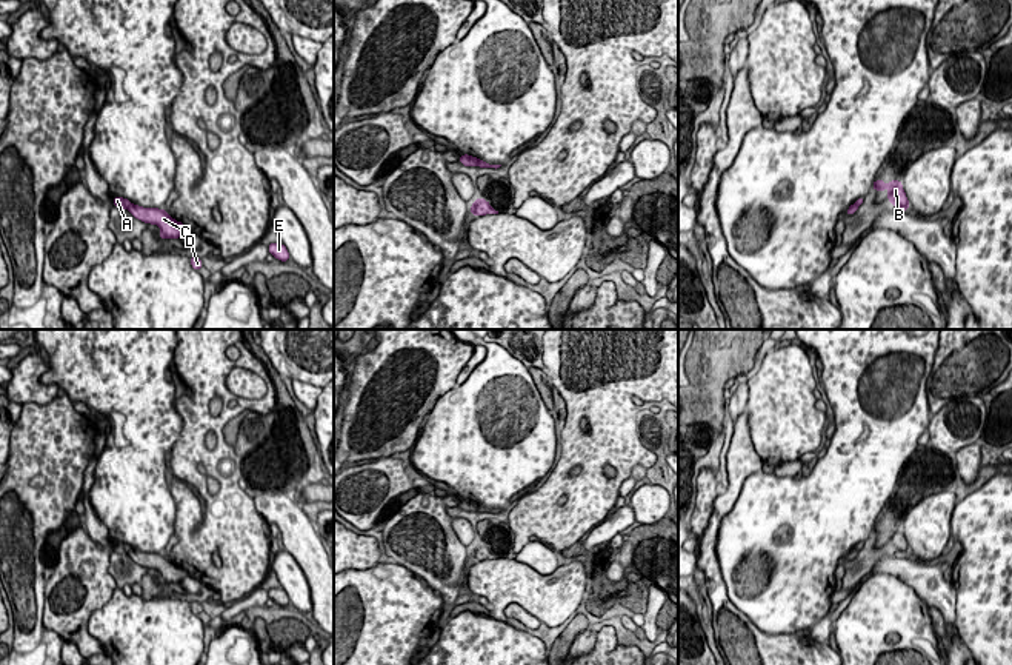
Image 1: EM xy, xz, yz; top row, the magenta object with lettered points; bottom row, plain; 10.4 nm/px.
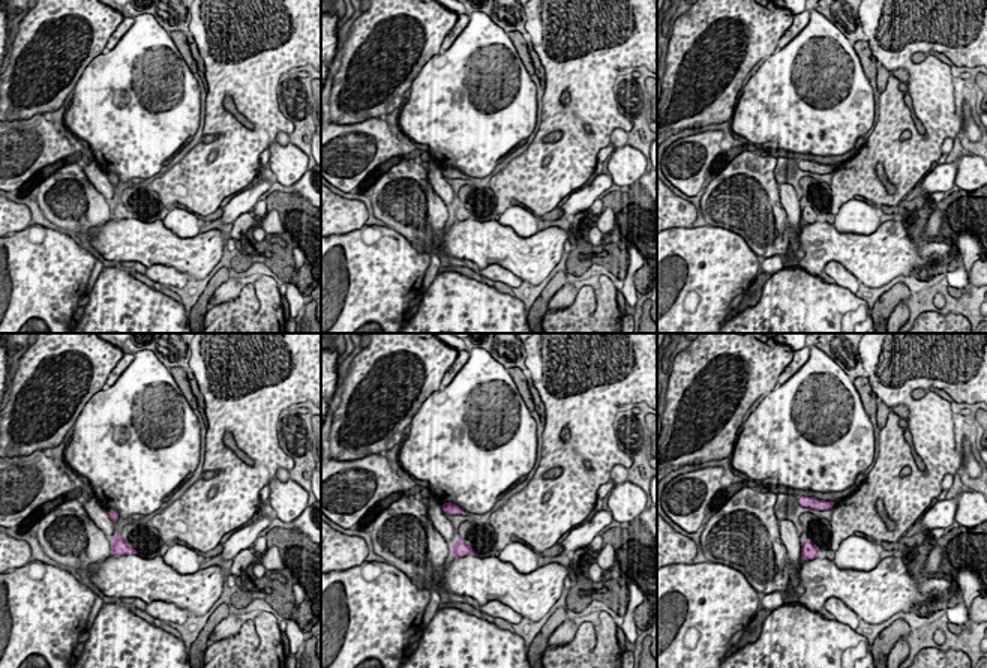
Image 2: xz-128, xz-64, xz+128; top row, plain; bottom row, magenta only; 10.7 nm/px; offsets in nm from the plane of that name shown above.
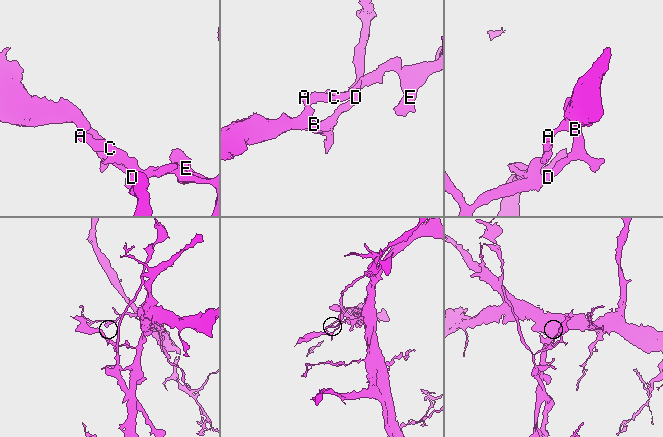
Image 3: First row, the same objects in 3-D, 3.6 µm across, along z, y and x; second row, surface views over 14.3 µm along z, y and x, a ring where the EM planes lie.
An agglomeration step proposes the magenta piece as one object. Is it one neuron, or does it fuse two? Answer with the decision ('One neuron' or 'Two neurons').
Two neurons

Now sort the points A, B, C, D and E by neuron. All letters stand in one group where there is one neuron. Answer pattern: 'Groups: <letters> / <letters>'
Groups: A B D / C E

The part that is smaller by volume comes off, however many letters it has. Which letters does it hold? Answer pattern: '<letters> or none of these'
A, B, D

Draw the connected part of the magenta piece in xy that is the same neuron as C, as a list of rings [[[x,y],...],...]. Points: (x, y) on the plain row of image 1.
[[[131,550],[128,554],[135,563],[148,570],[151,568],[158,570],[160,571],[160,585],[180,583],[188,576],[186,570],[172,563],[168,559],[168,556],[165,554],[143,553],[138,550]]]

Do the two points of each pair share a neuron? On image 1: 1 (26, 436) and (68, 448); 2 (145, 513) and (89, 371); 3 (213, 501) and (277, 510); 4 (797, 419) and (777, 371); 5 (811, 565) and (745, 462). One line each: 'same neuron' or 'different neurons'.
1: same neuron
2: same neuron
3: different neurons
4: same neuron
5: different neurons

